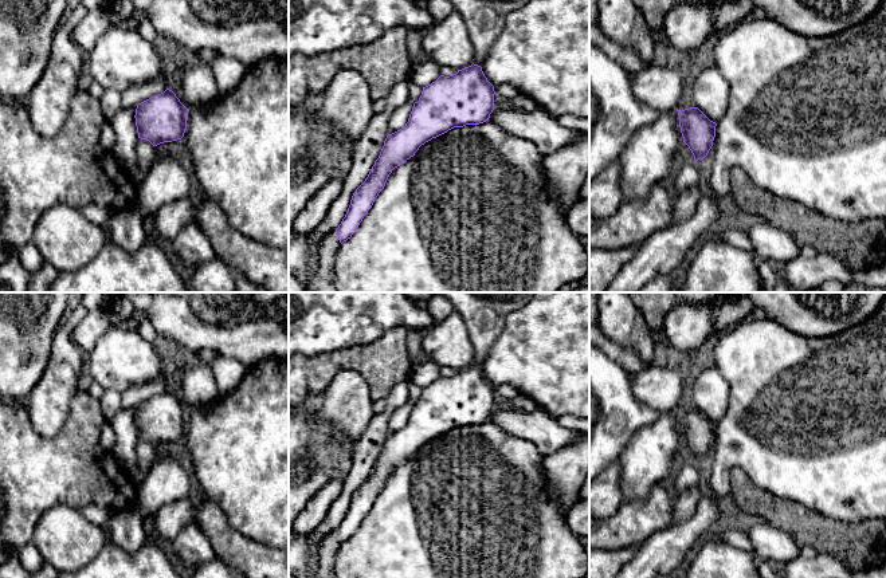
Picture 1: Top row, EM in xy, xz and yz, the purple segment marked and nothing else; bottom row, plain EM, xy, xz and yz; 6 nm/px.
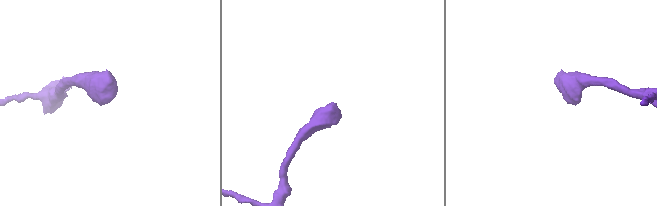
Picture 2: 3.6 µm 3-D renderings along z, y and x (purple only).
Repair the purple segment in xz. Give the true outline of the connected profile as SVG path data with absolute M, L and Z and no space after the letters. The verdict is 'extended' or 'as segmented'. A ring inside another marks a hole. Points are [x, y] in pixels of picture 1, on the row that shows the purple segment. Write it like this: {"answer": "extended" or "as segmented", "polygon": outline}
{"answer": "extended", "polygon": "M529 0L450 1L467 27L475 51L474 63L454 75L440 75L423 87L405 126L387 135L379 158L353 193L348 212L336 229L341 244L356 232L395 168L413 157L432 138L454 127L489 121L495 109L494 86L481 66L503 30L505 16L522 8Z"}

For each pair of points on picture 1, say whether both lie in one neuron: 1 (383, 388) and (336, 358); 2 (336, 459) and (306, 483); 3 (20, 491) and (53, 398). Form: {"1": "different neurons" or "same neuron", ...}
{"1": "same neuron", "2": "same neuron", "3": "different neurons"}

